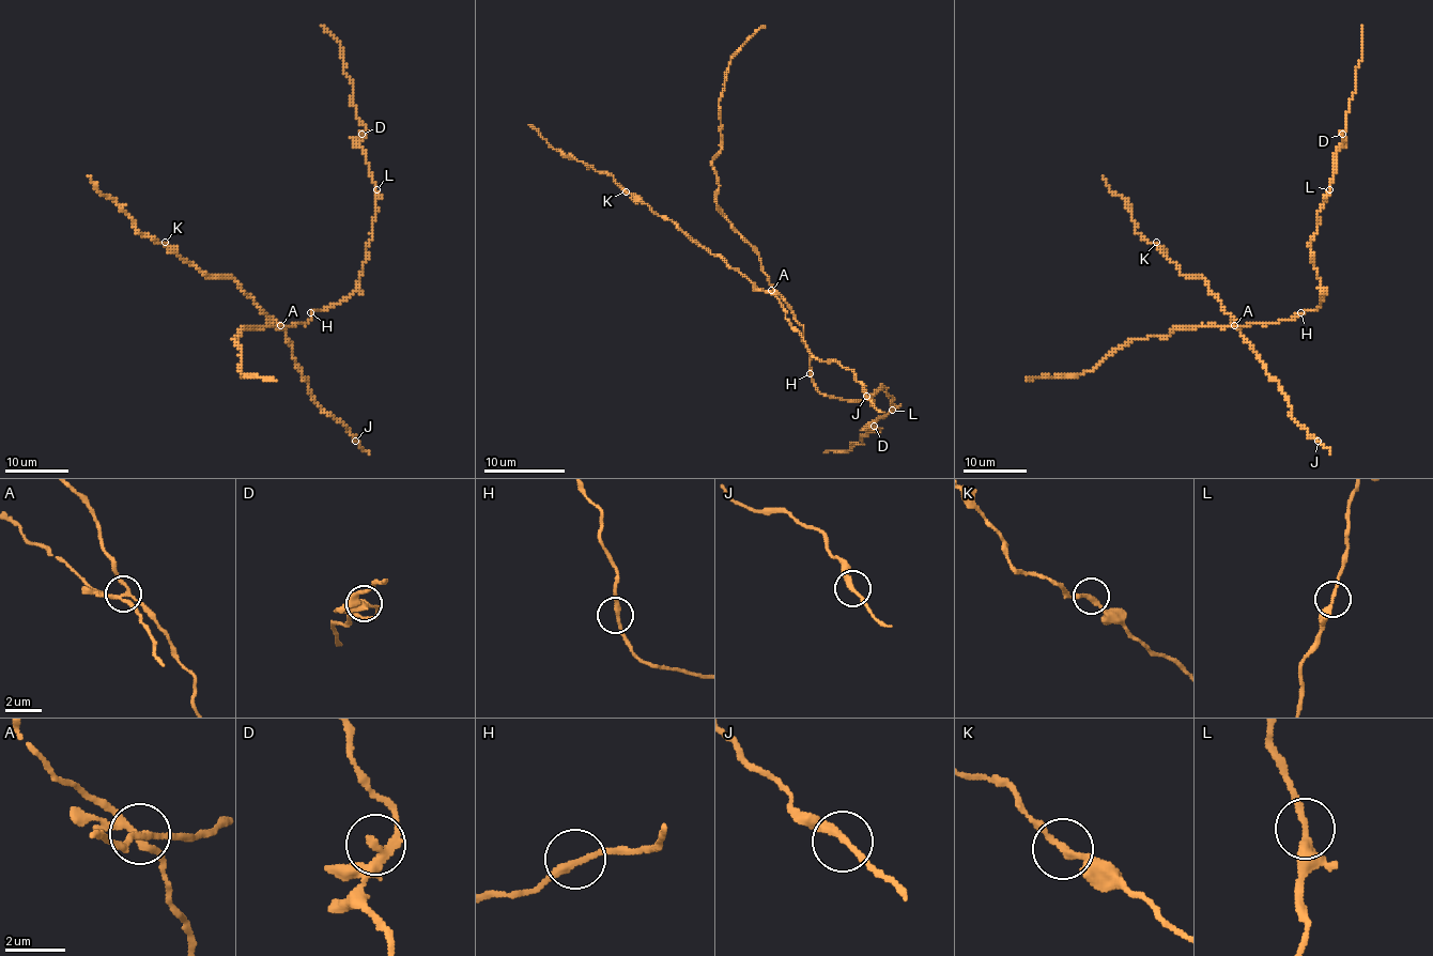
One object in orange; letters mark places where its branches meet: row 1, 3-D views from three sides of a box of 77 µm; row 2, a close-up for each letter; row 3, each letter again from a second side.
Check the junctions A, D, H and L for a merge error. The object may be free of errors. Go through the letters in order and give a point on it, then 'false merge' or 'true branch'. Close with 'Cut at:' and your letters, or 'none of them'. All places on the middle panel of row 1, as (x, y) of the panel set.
A: (771, 290) | false merge
D: (874, 426) | true branch
H: (810, 373) | true branch
L: (892, 410) | true branch
Cut at: A

